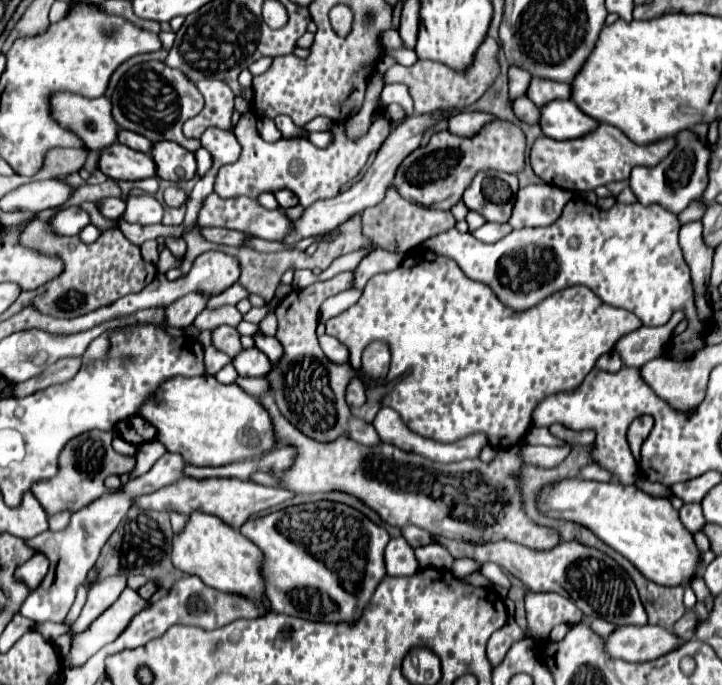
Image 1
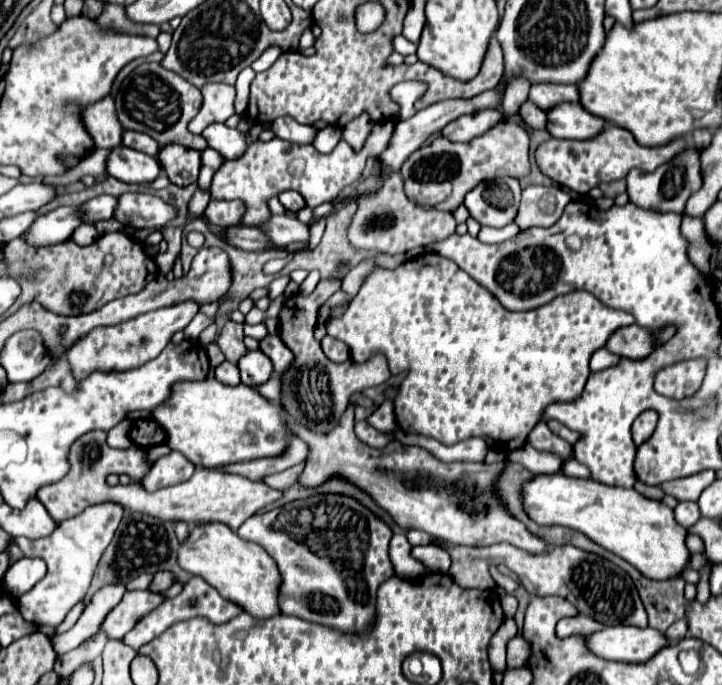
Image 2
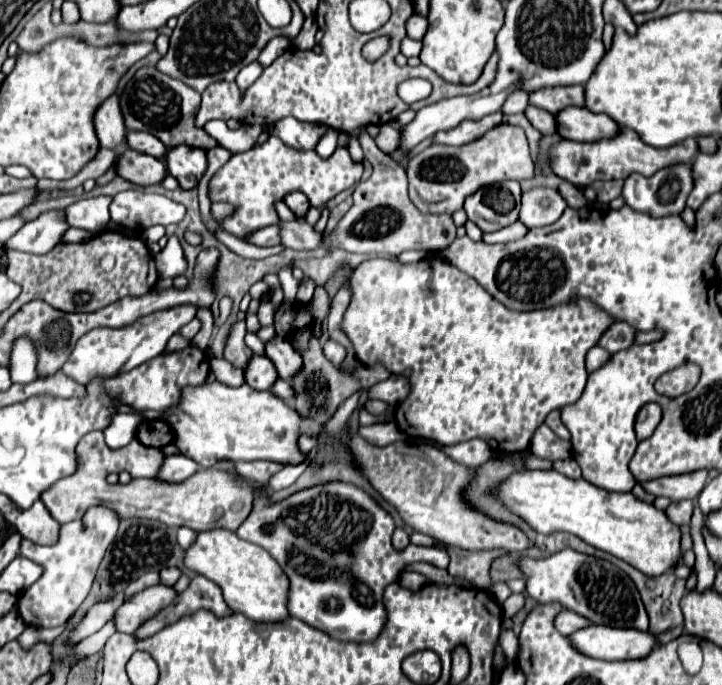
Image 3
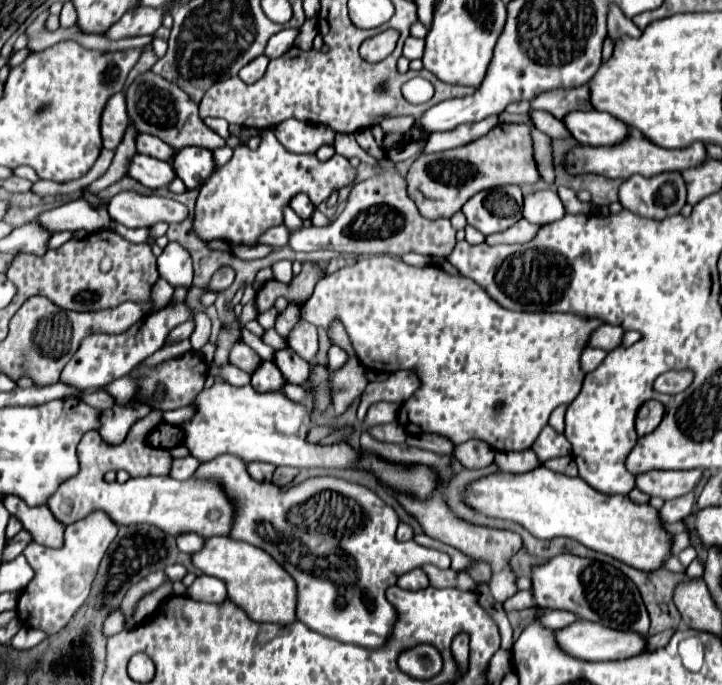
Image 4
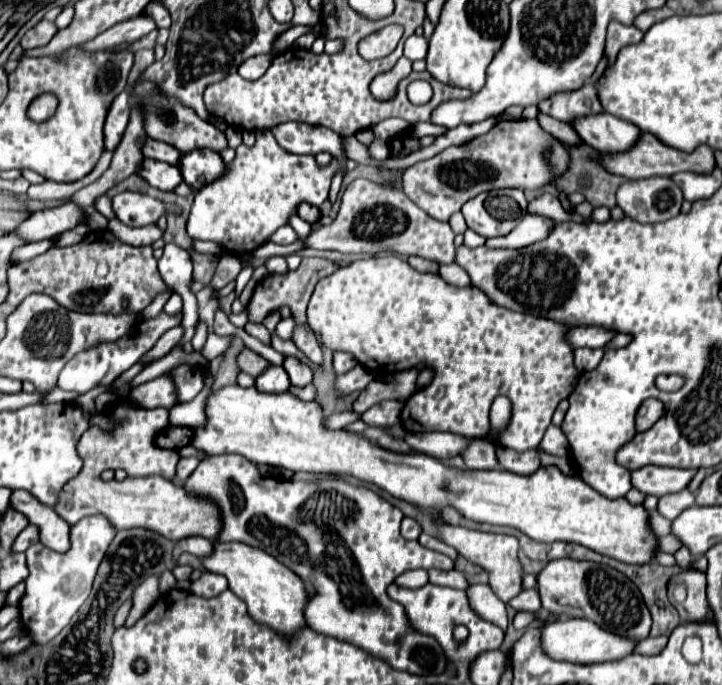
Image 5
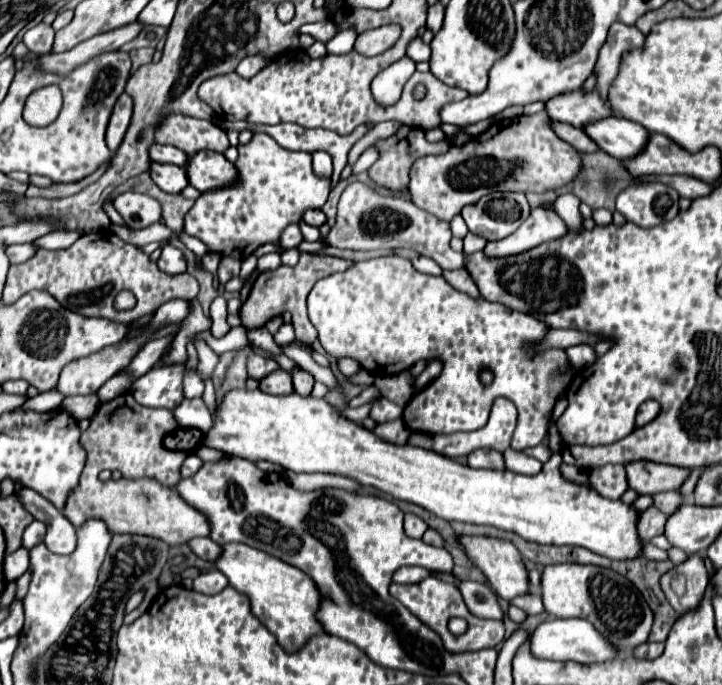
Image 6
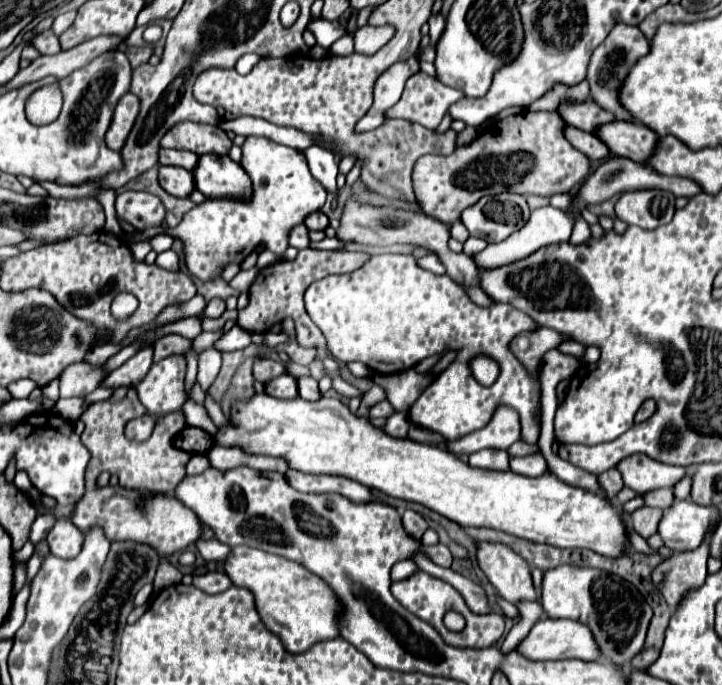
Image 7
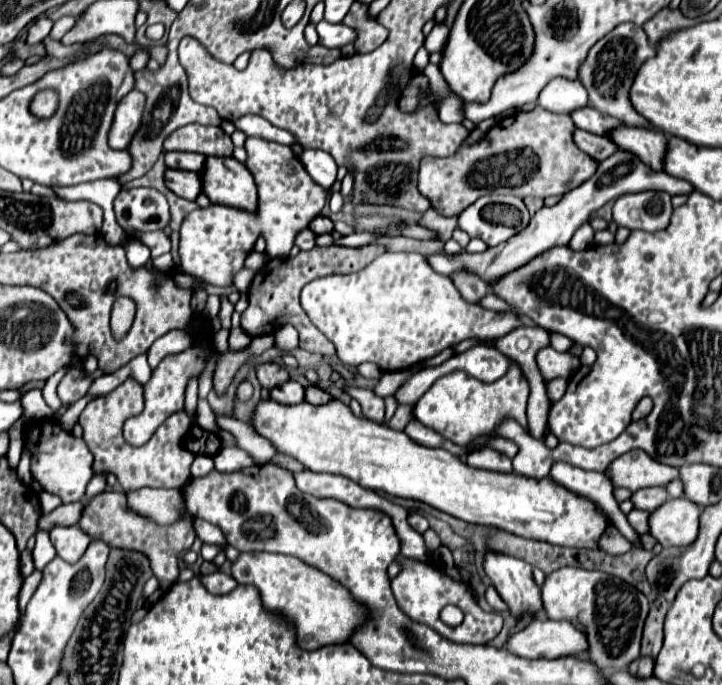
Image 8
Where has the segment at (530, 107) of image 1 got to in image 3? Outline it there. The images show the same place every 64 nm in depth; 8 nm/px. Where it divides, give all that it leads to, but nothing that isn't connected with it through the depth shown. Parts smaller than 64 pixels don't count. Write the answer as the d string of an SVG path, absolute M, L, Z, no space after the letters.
M528 106L528 108L526 108L526 116L528 116L530 124L532 124L538 132L542 132L542 134L556 134L556 132L558 132L558 124L556 124L556 120L554 120L552 114L548 114L548 112L540 110L540 108Z

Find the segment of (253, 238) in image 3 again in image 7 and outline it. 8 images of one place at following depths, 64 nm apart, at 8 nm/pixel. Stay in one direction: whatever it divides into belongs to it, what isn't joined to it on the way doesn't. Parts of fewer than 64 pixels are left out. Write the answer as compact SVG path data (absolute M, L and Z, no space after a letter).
M302 224L302 226L296 226L290 234L290 246L302 250L302 248L308 248L310 246L310 238L308 238L308 228Z

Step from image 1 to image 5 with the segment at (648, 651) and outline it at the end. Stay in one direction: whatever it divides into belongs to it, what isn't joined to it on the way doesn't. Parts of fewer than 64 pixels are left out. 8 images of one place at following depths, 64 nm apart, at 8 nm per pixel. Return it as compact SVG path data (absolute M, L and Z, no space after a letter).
M560 618L554 622L548 622L540 628L540 644L544 648L546 656L552 656L552 660L566 660L574 664L594 664L594 662L606 662L606 660L616 660L632 654L634 644L632 640L614 636L600 626L592 624L590 620L582 618Z

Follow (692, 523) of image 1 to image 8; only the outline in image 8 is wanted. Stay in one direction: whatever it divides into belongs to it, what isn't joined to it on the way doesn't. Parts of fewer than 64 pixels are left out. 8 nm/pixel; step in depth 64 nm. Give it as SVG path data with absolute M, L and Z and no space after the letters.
M650 486L650 488L636 490L630 500L636 510L652 510L658 508L664 500L668 500L668 494L662 486Z

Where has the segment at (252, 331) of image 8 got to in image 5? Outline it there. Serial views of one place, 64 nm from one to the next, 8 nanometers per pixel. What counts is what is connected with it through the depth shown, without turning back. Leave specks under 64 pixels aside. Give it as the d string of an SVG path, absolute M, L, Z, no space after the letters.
M302 258L302 264L298 266L298 270L288 270L284 274L268 274L266 278L262 278L258 282L258 286L254 288L254 294L246 306L248 310L248 322L256 322L256 324L262 324L264 318L274 312L274 310L280 310L282 306L288 306L292 310L292 316L296 320L298 326L306 324L306 306L308 306L308 300L310 300L310 294L316 286L316 282L320 278L326 278L328 274L336 272L340 266L332 260L326 260L326 258Z

